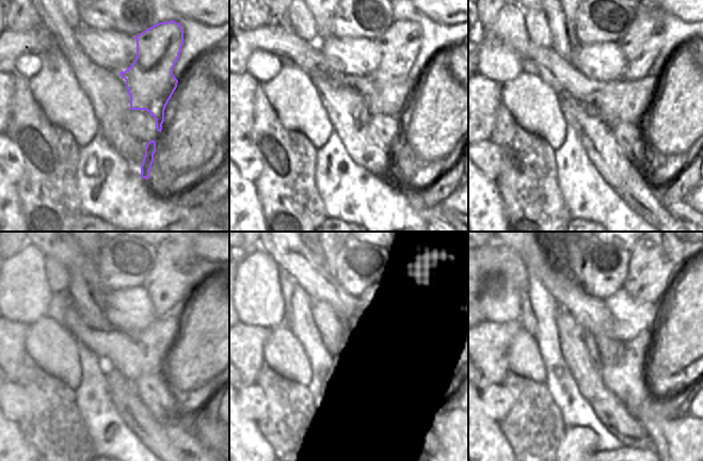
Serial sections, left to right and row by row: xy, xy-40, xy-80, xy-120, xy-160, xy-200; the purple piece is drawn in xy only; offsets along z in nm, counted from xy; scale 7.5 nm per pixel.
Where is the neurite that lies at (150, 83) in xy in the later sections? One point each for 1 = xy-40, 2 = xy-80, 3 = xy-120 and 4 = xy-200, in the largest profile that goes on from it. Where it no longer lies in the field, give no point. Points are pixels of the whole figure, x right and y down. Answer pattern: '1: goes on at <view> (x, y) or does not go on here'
1: goes on at xy-40 (400, 44)
2: goes on at xy-80 (641, 44)
3: goes on at xy-120 (168, 281)
4: goes on at xy-200 (657, 256)

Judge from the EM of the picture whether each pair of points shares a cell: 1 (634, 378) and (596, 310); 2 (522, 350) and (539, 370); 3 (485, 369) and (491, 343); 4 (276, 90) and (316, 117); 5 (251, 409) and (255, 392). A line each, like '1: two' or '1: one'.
1: two
2: one
3: one
4: one
5: one

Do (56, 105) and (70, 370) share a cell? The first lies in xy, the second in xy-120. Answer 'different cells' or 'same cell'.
same cell

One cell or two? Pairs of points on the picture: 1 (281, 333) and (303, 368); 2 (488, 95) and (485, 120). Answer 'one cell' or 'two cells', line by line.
1: one cell
2: one cell

